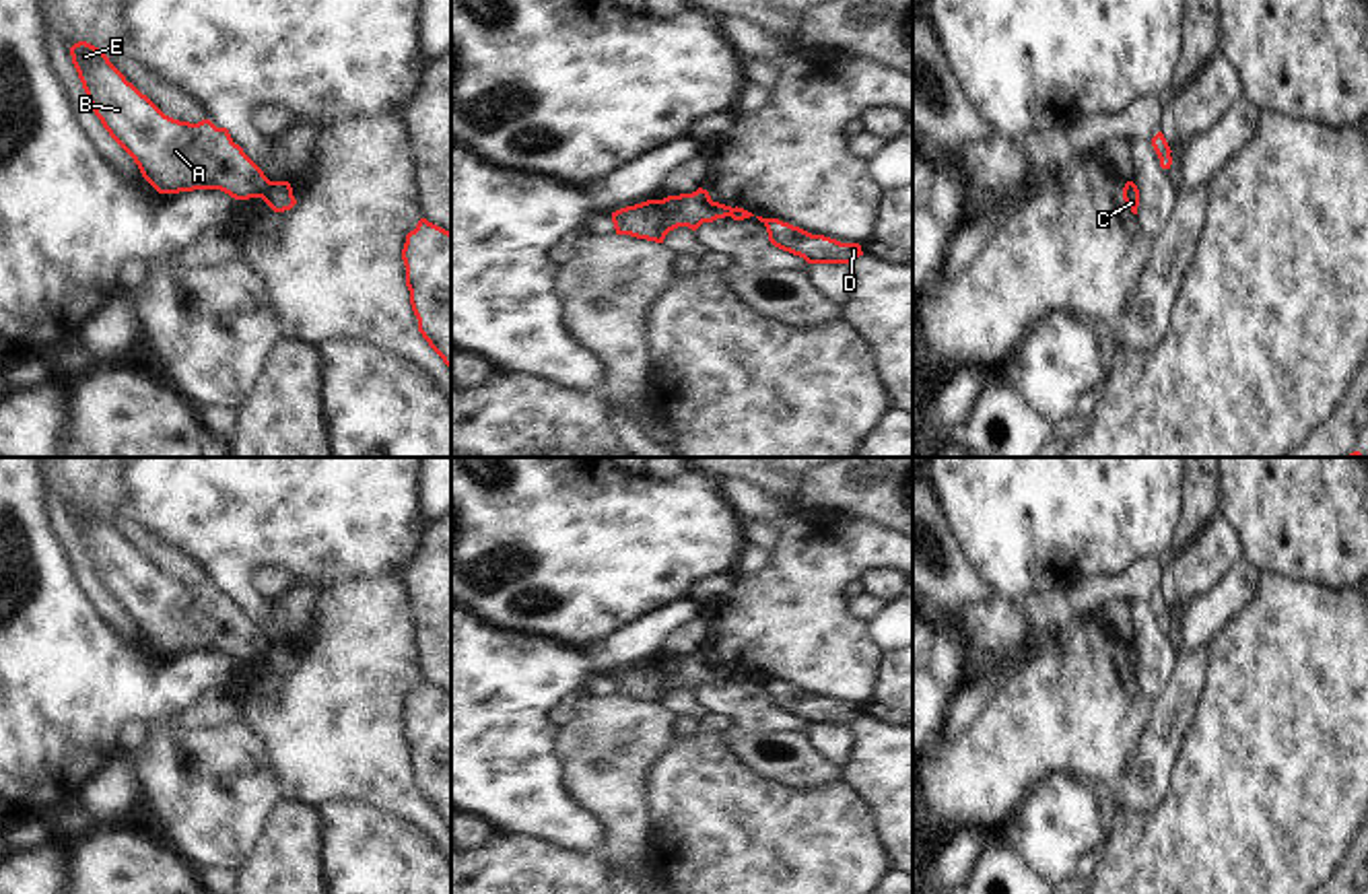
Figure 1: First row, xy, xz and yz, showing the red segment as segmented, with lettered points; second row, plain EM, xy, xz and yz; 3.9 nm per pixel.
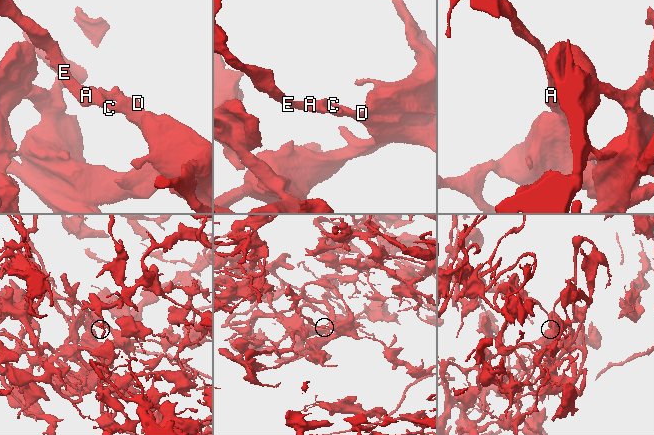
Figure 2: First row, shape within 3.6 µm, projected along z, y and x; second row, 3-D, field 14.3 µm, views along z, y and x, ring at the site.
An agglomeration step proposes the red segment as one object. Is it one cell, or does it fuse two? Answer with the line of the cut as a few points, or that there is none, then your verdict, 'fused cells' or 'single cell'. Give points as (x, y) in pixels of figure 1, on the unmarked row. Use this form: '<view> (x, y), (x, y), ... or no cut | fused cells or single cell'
xy (270, 643), (258, 658) | fused cells

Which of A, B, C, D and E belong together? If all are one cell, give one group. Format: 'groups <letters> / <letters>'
groups A B D E / C

